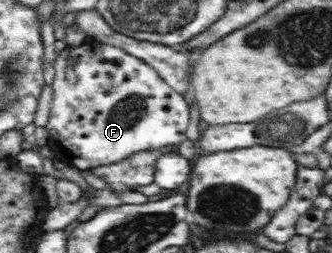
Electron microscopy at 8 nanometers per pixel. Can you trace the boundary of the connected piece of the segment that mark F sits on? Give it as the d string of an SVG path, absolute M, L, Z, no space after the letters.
M99 40L85 41L78 47L68 46L57 53L57 58L52 63L55 68L54 81L52 88L54 96L51 103L51 111L49 113L49 121L46 129L49 132L50 146L54 153L62 159L68 166L77 167L79 170L91 170L95 167L103 167L113 165L121 161L123 158L131 157L138 151L154 150L166 145L179 145L183 140L187 139L185 131L189 125L189 105L185 102L183 93L174 90L148 63L142 59L129 55L129 52L123 51L123 48L115 47L114 44L100 42Z

